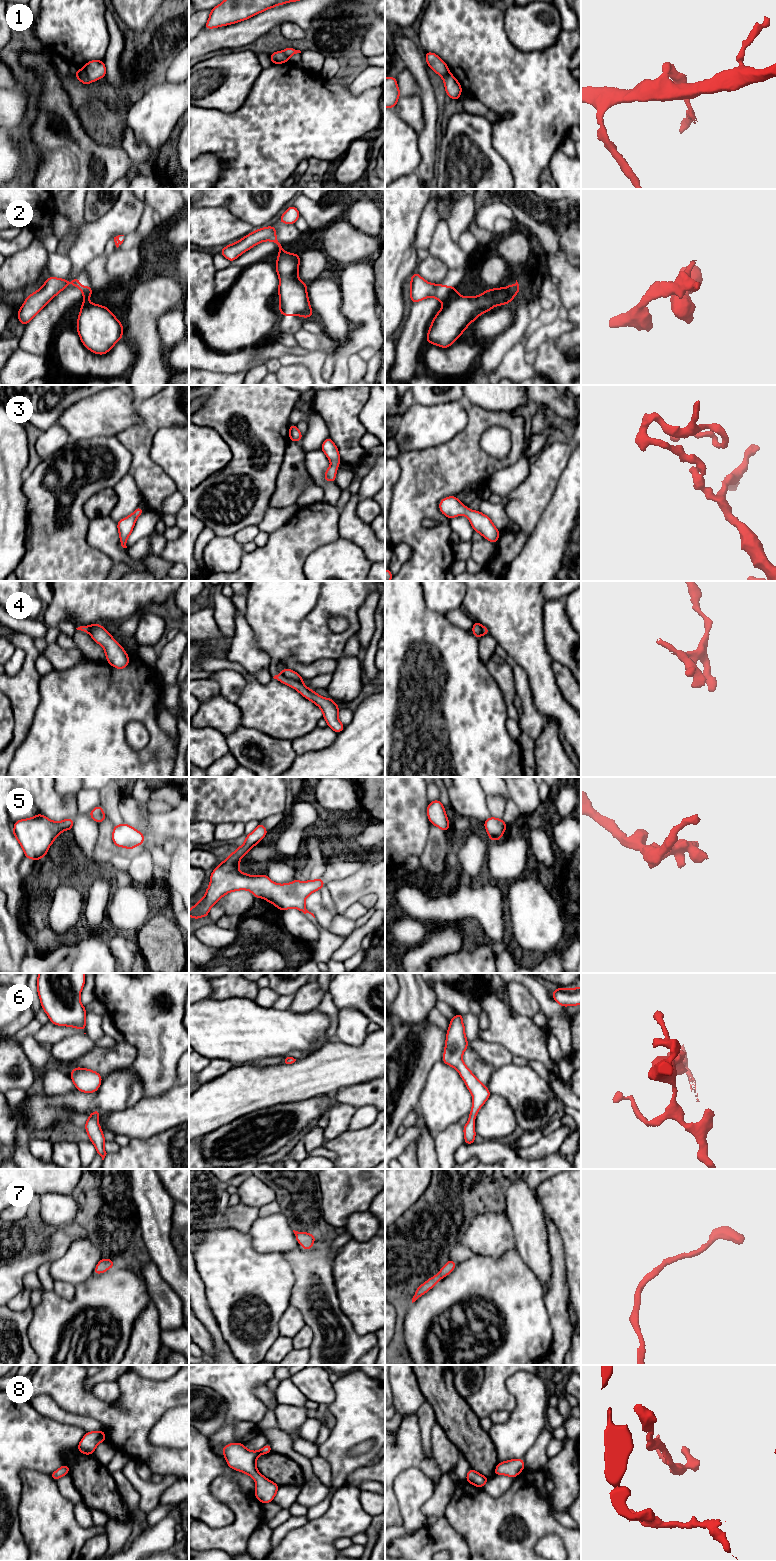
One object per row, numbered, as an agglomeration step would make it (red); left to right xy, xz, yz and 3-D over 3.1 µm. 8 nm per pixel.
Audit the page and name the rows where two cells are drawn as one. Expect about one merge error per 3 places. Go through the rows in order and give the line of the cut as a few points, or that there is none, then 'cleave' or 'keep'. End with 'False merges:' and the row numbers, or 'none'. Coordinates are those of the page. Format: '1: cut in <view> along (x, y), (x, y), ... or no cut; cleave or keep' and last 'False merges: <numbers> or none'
1: cut in xy along (82, 69), (90, 80); cleave
2: cut in yz along (452, 294), (445, 303); cleave
3: no cut; keep
4: cut in xz along (280, 673), (302, 682); cleave
5: no cut; keep
6: no cut; keep
7: no cut; keep
8: no cut; keep
False merges: 1, 2, 4

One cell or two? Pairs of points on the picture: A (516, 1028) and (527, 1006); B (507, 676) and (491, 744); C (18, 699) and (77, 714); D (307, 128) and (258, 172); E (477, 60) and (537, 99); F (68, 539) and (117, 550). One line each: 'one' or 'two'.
A: two
B: two
C: two
D: one
E: one
F: two

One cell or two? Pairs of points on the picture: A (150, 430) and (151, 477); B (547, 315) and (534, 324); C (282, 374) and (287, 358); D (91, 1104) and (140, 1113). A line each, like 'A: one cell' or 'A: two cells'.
A: one cell
B: one cell
C: two cells
D: two cells

